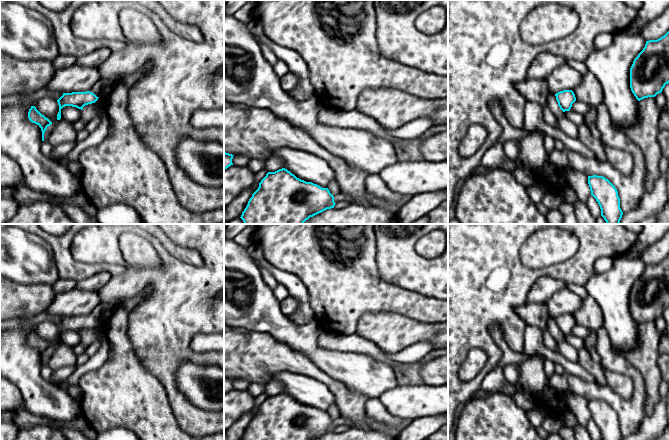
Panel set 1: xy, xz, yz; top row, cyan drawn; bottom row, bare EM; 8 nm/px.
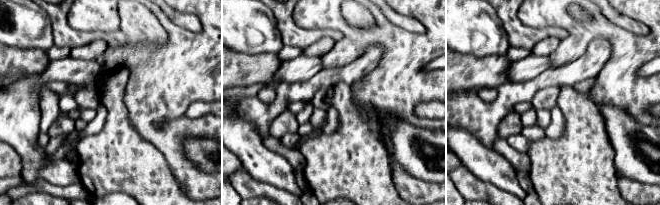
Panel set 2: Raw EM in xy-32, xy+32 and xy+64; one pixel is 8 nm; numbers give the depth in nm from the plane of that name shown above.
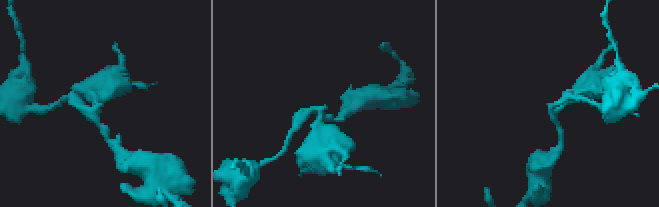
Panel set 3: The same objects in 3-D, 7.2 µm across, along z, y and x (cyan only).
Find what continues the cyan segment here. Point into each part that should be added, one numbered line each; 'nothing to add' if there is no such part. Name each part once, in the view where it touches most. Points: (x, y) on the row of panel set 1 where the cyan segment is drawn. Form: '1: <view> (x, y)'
1: xy (103, 86)

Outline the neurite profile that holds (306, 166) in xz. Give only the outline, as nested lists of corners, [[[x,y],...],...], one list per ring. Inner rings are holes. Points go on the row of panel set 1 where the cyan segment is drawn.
[[[290,147],[277,148],[272,154],[283,160],[285,169],[306,182],[328,188],[336,179],[336,173],[331,165],[315,154]]]

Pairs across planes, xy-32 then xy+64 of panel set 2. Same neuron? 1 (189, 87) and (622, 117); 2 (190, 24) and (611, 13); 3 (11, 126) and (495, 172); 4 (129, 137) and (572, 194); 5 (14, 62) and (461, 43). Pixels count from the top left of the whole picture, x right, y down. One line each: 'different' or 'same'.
1: different
2: same
3: same
4: same
5: different

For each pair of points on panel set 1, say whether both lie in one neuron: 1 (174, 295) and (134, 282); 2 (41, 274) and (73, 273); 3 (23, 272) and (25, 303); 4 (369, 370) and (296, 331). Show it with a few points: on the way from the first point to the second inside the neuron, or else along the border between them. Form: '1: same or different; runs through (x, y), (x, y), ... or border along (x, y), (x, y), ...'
1: same; runs through (164, 285), (154, 279), (144, 279)
2: different; border along (51, 251), (59, 278)
3: different; border along (10, 279), (16, 283), (48, 284)
4: same; runs through (351, 368), (324, 359), (314, 349)

